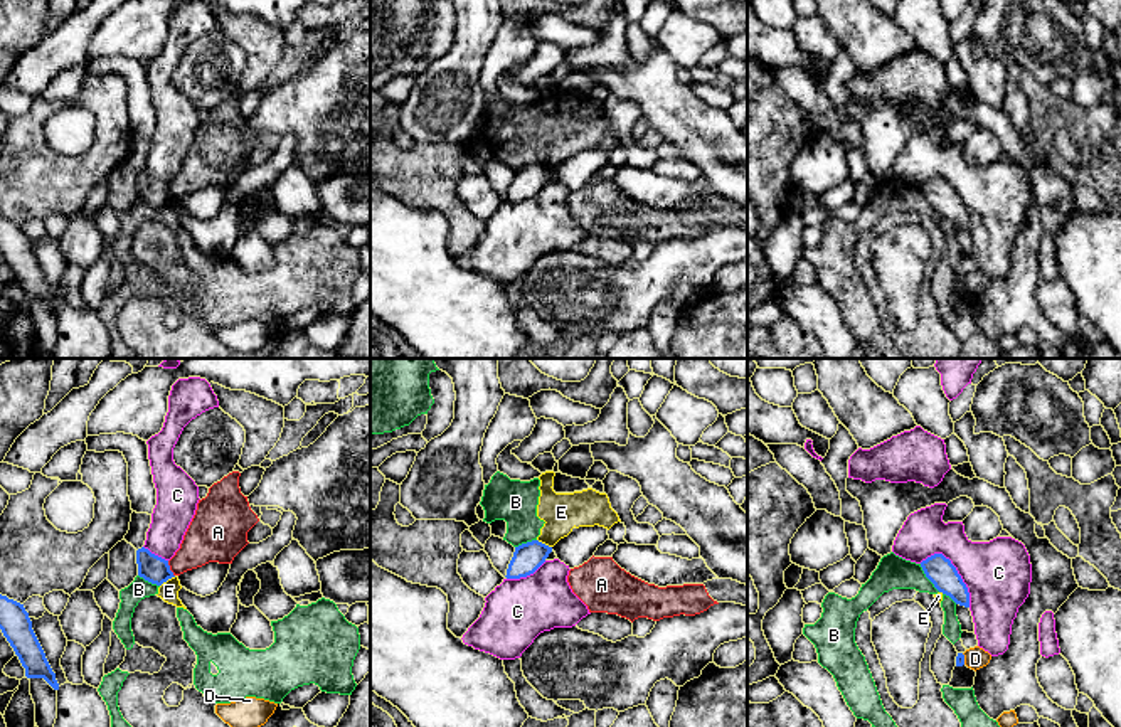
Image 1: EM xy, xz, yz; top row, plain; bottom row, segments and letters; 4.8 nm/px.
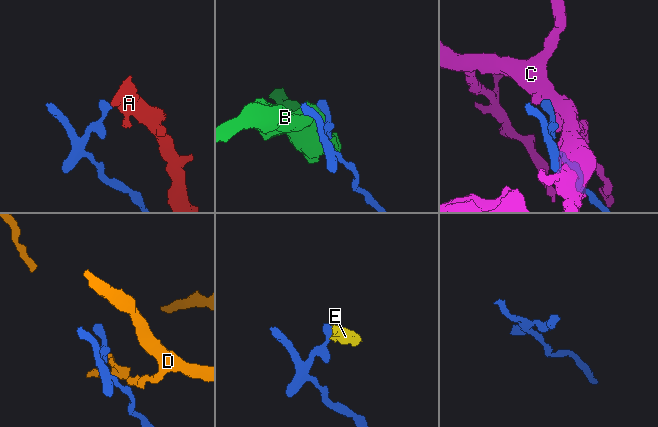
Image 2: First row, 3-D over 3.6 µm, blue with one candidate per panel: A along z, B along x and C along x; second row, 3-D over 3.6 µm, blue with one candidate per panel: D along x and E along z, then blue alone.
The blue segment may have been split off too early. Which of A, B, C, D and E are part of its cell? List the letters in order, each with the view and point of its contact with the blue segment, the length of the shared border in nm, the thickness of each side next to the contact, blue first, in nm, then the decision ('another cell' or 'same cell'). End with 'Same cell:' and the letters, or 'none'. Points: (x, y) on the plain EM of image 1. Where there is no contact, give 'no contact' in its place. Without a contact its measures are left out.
A: meets blue in xy at (169, 192); contact 90 nm long; 130 nm thick on the blue side, 220 nm on the other; another cell
B: meets blue in yz at (926, 199); contact 170 nm long; 140 nm thick on the blue side, 160 nm on the other; another cell
C: meets blue in yz at (955, 192); contact 320 nm long; 140 nm thick on the blue side, 320 nm on the other; another cell
D: meets blue in yz at (963, 281); contact 60 nm long; 50 nm thick on the blue side, 110 nm on the other; another cell
E: meets blue in xy at (167, 202); contact 90 nm long; 130 nm thick on the blue side, 100 nm on the other; another cell
Same cell: none

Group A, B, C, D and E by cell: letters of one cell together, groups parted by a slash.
A / B E / C / D

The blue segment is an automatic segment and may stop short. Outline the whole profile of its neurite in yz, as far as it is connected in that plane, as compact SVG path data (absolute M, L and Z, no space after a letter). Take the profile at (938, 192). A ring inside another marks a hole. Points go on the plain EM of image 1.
M934 177L922 183L921 190L939 215L949 219L959 229L970 231L968 210L949 182Z

